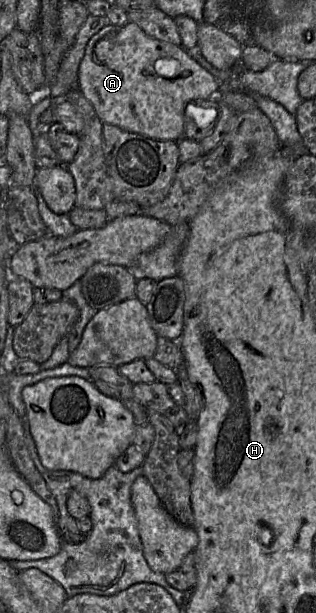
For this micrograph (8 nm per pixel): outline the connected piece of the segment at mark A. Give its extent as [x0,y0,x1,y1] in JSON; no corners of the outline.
[77,22,221,142]

